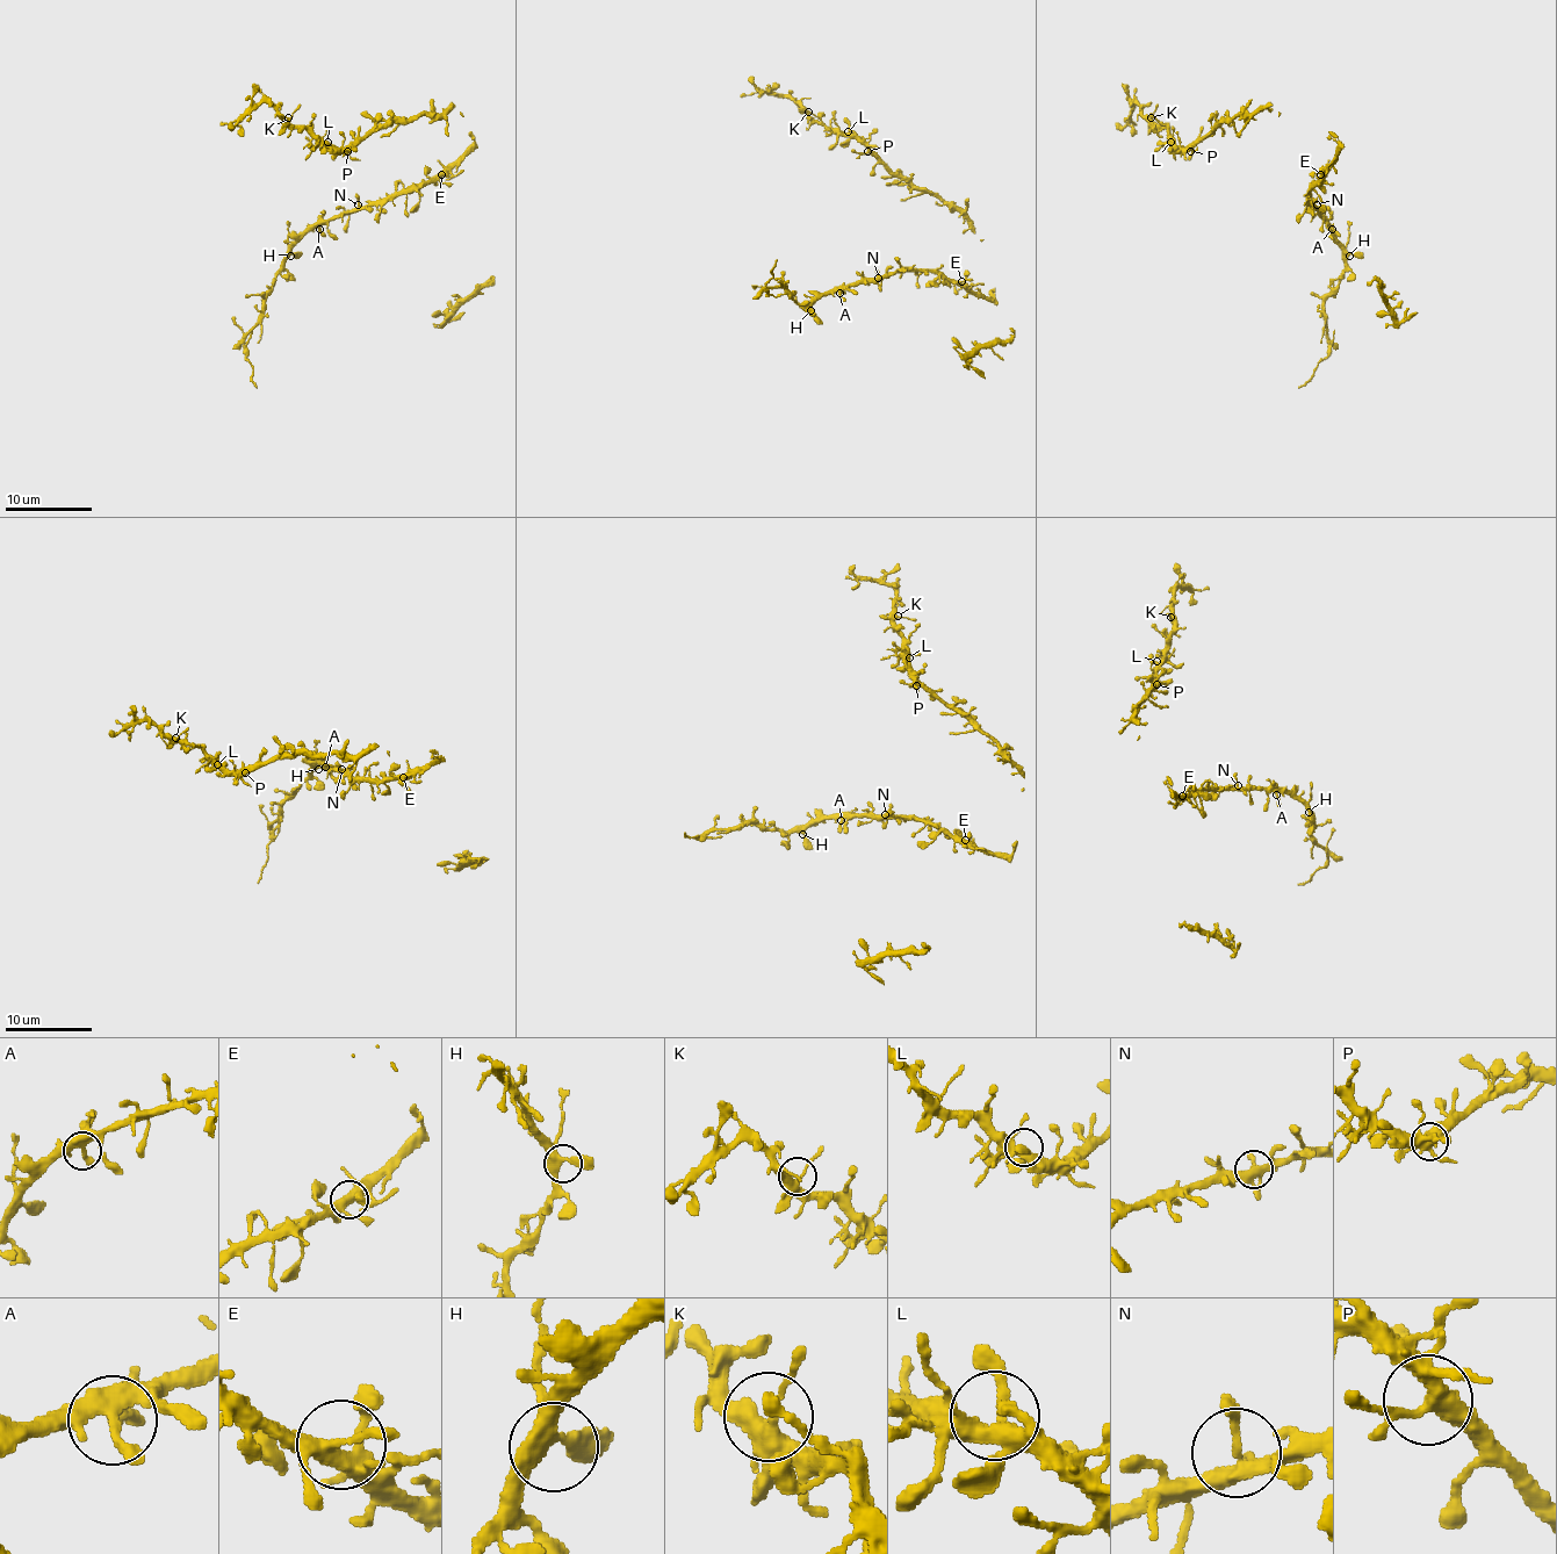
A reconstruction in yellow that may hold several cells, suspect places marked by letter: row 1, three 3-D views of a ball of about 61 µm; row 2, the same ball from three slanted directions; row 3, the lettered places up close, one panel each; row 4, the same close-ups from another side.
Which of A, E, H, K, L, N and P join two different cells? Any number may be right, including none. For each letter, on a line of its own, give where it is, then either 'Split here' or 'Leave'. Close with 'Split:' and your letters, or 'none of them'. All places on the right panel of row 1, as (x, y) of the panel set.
A: Place: (1332, 229). Leave
E: Place: (1320, 174). Leave
H: Place: (1349, 256). Leave
K: Place: (1151, 117). Leave
L: Place: (1170, 142). Leave
N: Place: (1317, 204). Leave
P: Place: (1190, 151). Leave
Split: none of them

